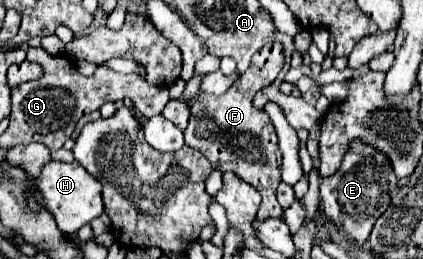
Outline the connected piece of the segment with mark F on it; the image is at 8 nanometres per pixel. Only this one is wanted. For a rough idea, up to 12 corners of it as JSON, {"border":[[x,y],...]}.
{"border":[[268,42],[222,96],[190,106],[186,146],[280,218],[278,136],[254,94],[284,66]]}

